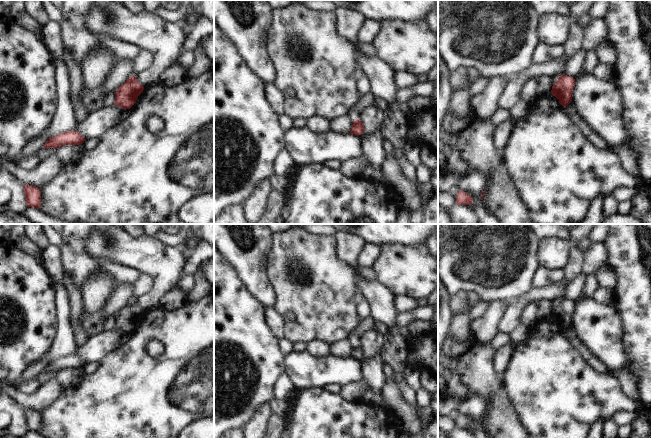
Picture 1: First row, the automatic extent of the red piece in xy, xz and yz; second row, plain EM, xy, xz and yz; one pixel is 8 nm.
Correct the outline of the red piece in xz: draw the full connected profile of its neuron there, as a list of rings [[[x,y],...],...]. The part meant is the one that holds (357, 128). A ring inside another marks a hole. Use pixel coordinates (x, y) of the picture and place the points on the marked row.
[[[355,119],[351,127],[350,133],[356,136],[361,135],[365,131],[364,125],[360,120]]]

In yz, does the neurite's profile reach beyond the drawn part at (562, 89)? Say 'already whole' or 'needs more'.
already whole

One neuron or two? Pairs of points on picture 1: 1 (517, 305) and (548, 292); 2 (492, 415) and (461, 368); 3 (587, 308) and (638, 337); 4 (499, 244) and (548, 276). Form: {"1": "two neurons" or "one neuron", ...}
{"1": "one neuron", "2": "one neuron", "3": "two neurons", "4": "two neurons"}

